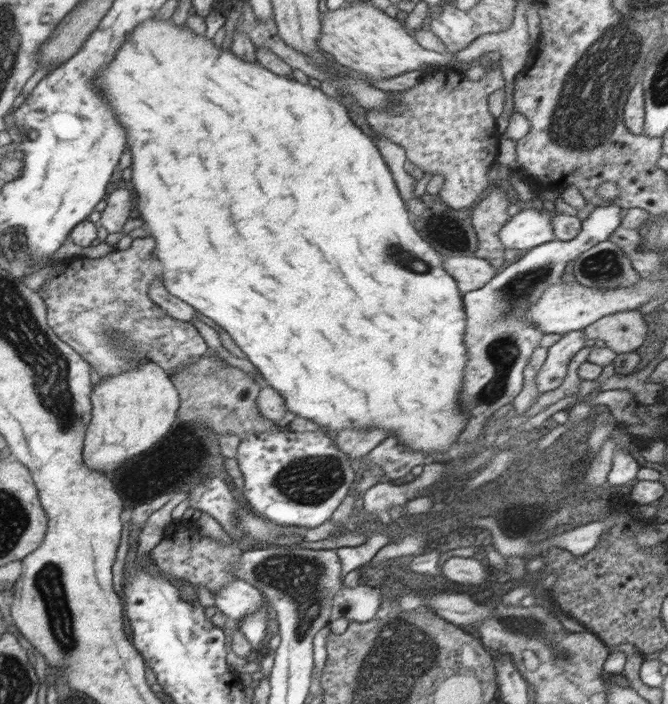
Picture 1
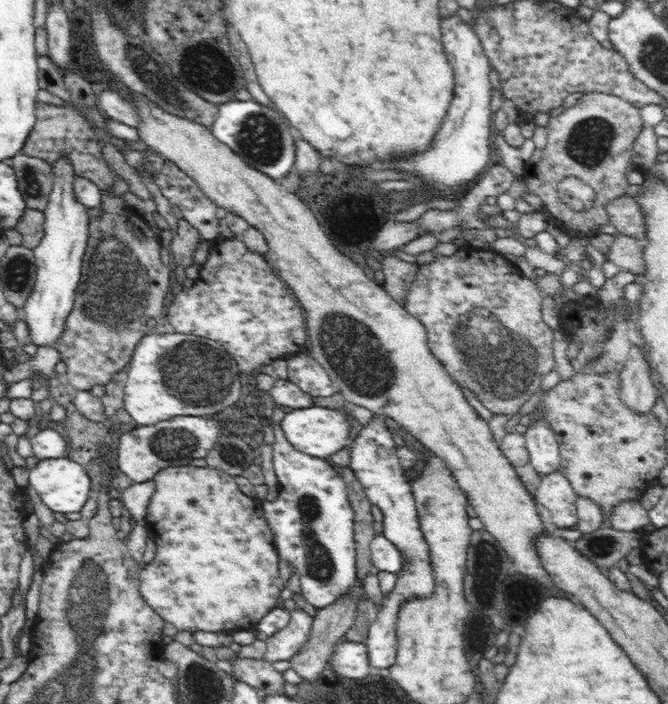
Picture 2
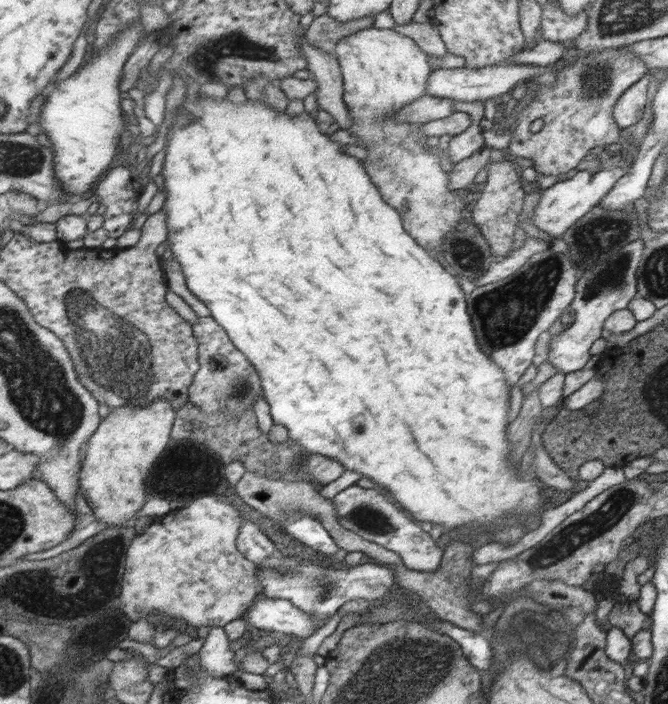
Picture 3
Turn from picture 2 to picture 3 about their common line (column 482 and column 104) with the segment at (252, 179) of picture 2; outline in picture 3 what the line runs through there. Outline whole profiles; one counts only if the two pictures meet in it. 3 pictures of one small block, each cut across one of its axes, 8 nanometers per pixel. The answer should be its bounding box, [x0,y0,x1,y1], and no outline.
[82,397,176,527]

